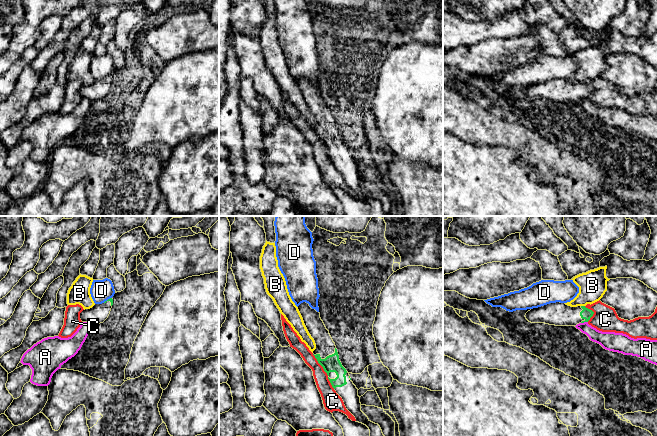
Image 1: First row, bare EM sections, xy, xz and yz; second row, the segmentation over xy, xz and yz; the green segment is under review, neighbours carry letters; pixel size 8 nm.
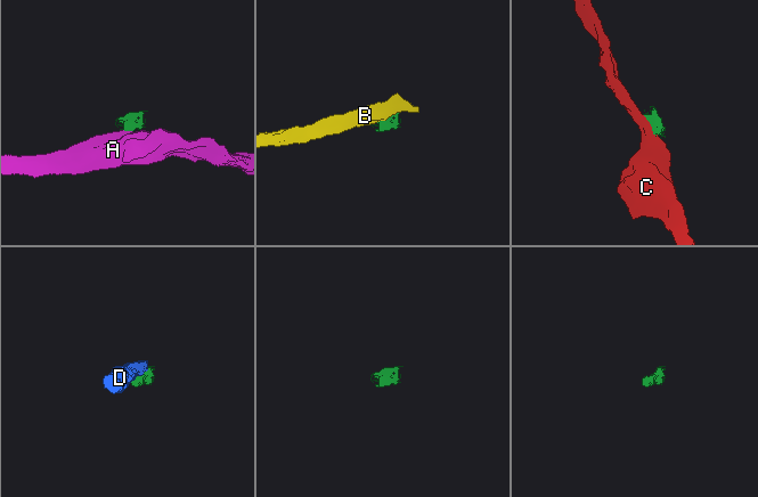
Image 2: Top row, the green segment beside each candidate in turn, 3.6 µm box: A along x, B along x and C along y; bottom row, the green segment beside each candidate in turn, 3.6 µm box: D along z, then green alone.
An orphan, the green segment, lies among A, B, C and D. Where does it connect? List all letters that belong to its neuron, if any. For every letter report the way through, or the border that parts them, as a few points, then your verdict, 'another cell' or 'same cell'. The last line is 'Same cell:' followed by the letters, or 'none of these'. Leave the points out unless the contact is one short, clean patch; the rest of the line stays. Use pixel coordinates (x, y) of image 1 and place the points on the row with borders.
A: along yz (587, 321), (581, 323) | another cell
B: along yz (581, 305), (584, 306) | another cell
C: along xz (312, 354), (328, 375) | another cell
D: along xy (111, 297), (103, 302) | another cell
Same cell: none of these

